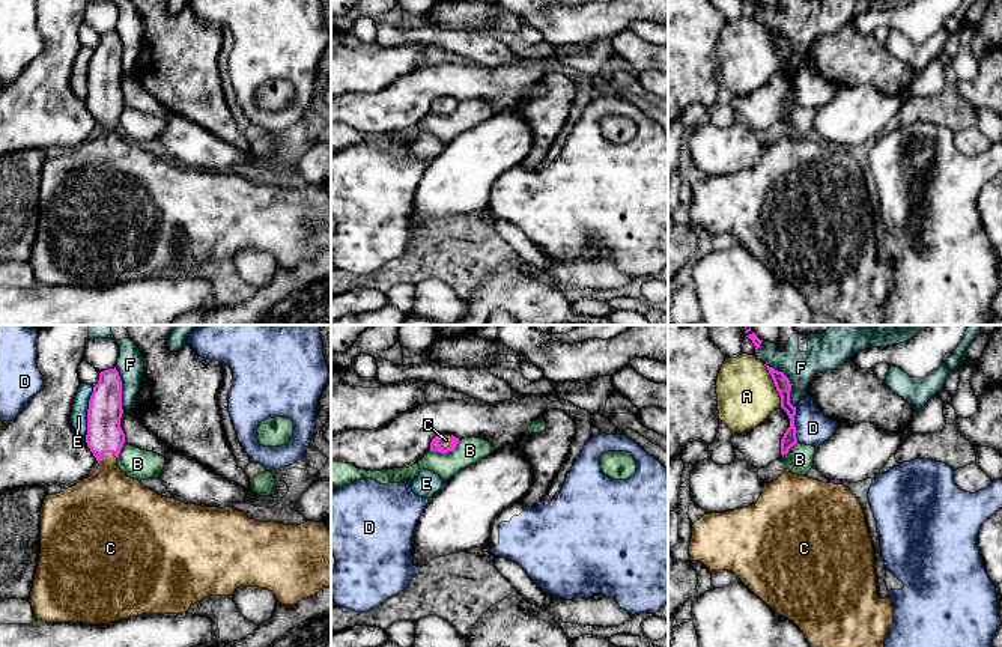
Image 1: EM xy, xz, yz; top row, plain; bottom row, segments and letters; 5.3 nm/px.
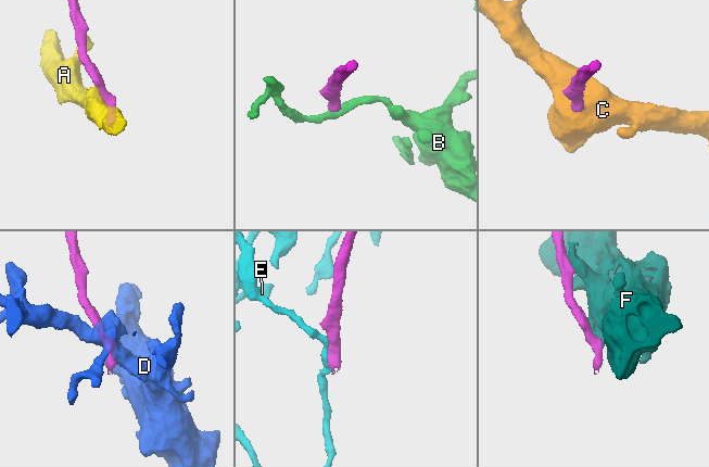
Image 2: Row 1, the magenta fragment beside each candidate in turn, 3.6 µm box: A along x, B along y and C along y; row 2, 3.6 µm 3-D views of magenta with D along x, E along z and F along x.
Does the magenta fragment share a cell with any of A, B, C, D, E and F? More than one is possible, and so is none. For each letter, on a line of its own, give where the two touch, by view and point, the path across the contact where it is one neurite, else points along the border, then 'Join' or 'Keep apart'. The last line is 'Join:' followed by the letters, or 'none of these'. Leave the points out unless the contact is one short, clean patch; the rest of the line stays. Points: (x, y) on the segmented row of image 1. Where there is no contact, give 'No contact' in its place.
A: Touches magenta at yz (775, 385). Boundary: yz (763, 364), (780, 396), (781, 407). Keep apart
B: Touches magenta at xz (446, 452). Boundary: xz (459, 440), (452, 450), (429, 450). Keep apart
C: Touches magenta at xy (106, 452). Path across: xy (104, 434), (106, 452), (109, 498). Join
D: Touches magenta at yz (793, 425). Keep apart
E: Touches magenta at xy (88, 413). Boundary: xy (94, 387), (89, 396), (88, 434), (85, 437). Keep apart
F: Touches magenta at yz (789, 382). Keep apart
Join: C

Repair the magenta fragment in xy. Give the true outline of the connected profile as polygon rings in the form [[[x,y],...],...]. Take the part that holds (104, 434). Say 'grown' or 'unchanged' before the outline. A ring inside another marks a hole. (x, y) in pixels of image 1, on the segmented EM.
grown; [[[114,367],[99,373],[99,381],[93,387],[87,409],[86,442],[99,463],[98,469],[75,486],[62,489],[59,494],[47,495],[42,503],[41,554],[29,599],[38,620],[47,623],[108,624],[141,614],[184,614],[188,612],[194,603],[202,602],[209,596],[233,596],[241,587],[266,588],[274,593],[275,599],[281,605],[295,606],[302,599],[319,593],[323,587],[331,587],[331,531],[323,522],[307,521],[295,527],[278,522],[257,522],[232,507],[202,507],[158,495],[156,492],[144,488],[138,480],[128,477],[117,465],[117,457],[125,444],[125,433],[120,427],[122,414],[122,381]]]

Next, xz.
grown; [[[438,435],[430,442],[430,451],[448,453],[453,451],[459,444],[459,438],[453,435]]]

